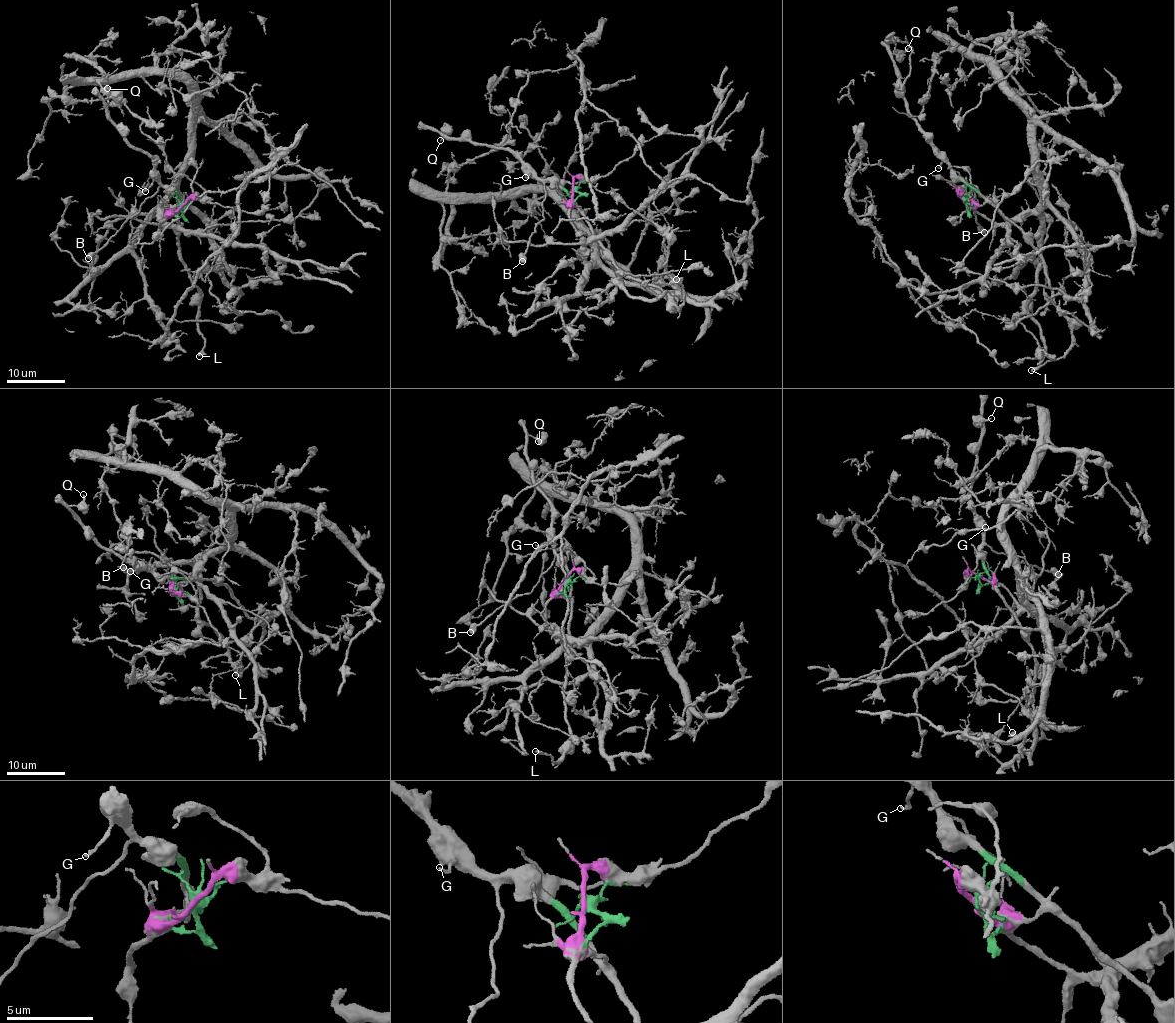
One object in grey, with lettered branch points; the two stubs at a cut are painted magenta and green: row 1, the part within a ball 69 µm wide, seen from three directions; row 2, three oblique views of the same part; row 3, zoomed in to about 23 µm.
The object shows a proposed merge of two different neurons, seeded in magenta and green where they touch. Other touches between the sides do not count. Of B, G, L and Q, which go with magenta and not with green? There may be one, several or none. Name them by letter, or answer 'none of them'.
none of them

